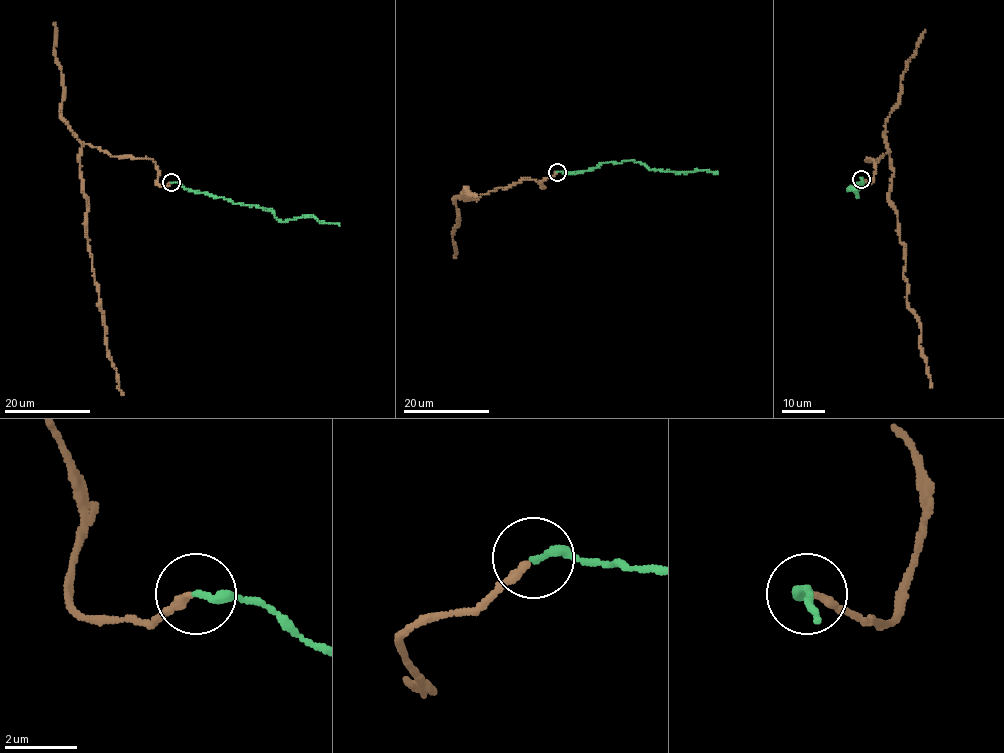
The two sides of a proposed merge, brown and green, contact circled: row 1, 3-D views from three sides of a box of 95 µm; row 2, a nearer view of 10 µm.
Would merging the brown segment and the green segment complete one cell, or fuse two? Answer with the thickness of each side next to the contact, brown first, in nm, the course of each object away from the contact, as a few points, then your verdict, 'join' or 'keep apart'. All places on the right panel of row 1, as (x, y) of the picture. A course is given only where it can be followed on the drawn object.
240/220 nm | brown via (862, 179), (873, 180), (866, 159), (889, 151), (906, 305), (919, 323), (930, 387) | green via (861, 178), (862, 183), (847, 190), (855, 188), (858, 197), (855, 185), (852, 191), (855, 189) | join

